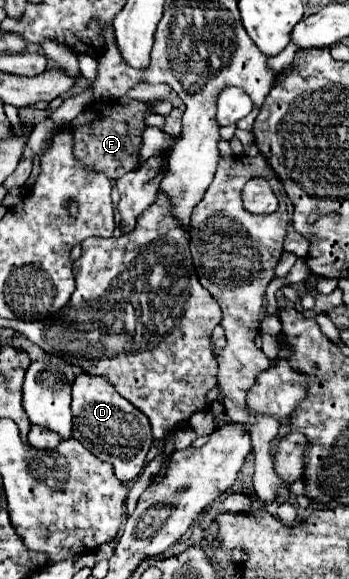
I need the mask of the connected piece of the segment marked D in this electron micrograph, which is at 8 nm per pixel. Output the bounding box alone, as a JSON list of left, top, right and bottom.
[73,374,153,482]

